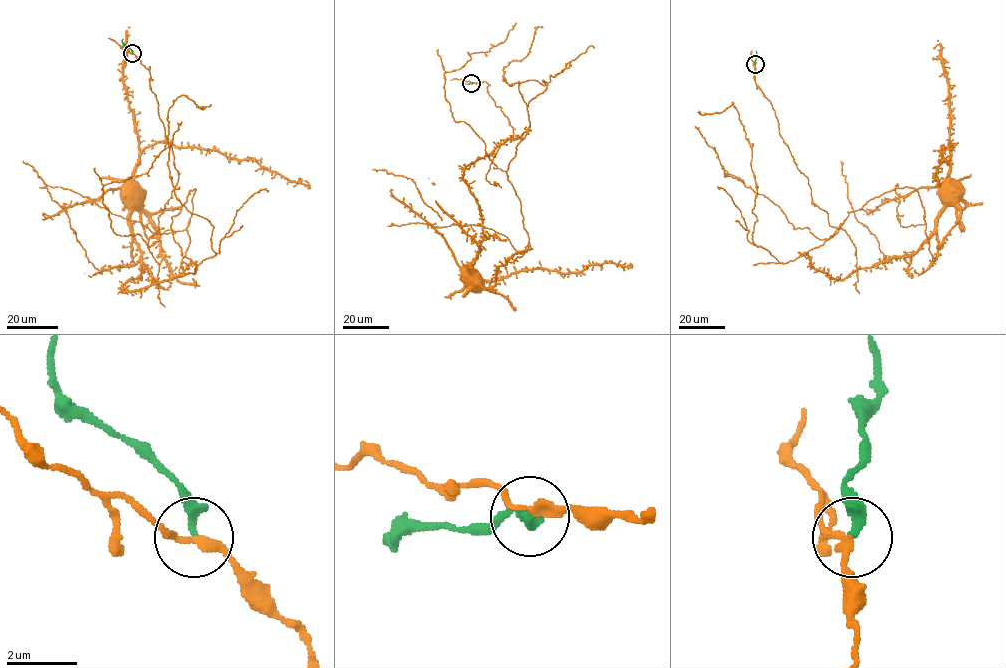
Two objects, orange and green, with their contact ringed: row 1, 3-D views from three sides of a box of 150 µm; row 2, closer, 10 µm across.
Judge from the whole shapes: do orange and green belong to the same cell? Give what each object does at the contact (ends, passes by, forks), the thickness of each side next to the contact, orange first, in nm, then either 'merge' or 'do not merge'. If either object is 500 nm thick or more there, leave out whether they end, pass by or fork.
orange passes by | green ends | 190/280 nm | do not merge

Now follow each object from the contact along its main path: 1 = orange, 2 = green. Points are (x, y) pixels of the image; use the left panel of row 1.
1: (132, 53), (150, 75), (178, 172), (153, 234), (172, 231), (193, 263), (126, 291), (145, 265), (126, 193)
2: (132, 53), (122, 39)

